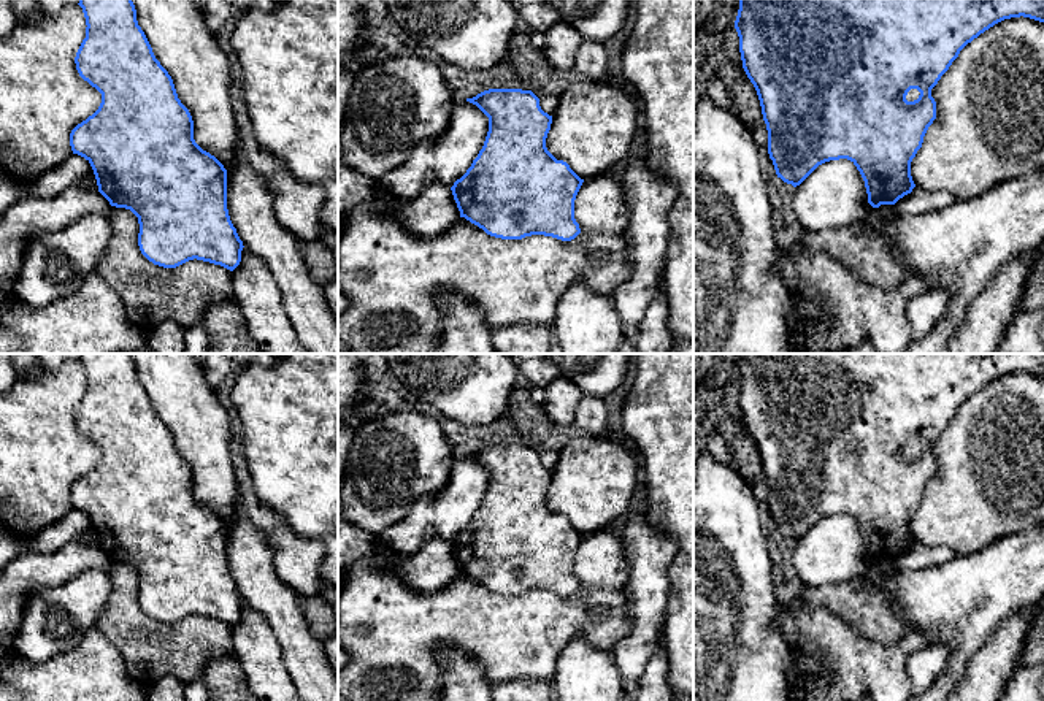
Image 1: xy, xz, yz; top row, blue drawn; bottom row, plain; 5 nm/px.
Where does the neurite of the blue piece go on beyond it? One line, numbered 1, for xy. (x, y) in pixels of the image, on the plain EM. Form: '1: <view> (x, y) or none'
1: none

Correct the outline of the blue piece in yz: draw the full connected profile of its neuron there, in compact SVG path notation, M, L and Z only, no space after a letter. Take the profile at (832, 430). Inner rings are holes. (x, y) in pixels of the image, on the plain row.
M739 354L735 384L739 392L743 423L760 455L768 485L768 509L777 533L796 542L819 520L830 515L847 514L860 527L865 536L868 558L873 563L895 560L915 542L911 531L911 517L922 503L928 482L936 474L936 457L931 452L931 444L968 398L995 379L1020 371L1044 377L1044 354Z

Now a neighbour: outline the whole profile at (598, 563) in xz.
M611 528L585 534L574 555L574 574L584 588L624 588L630 565L622 538Z

